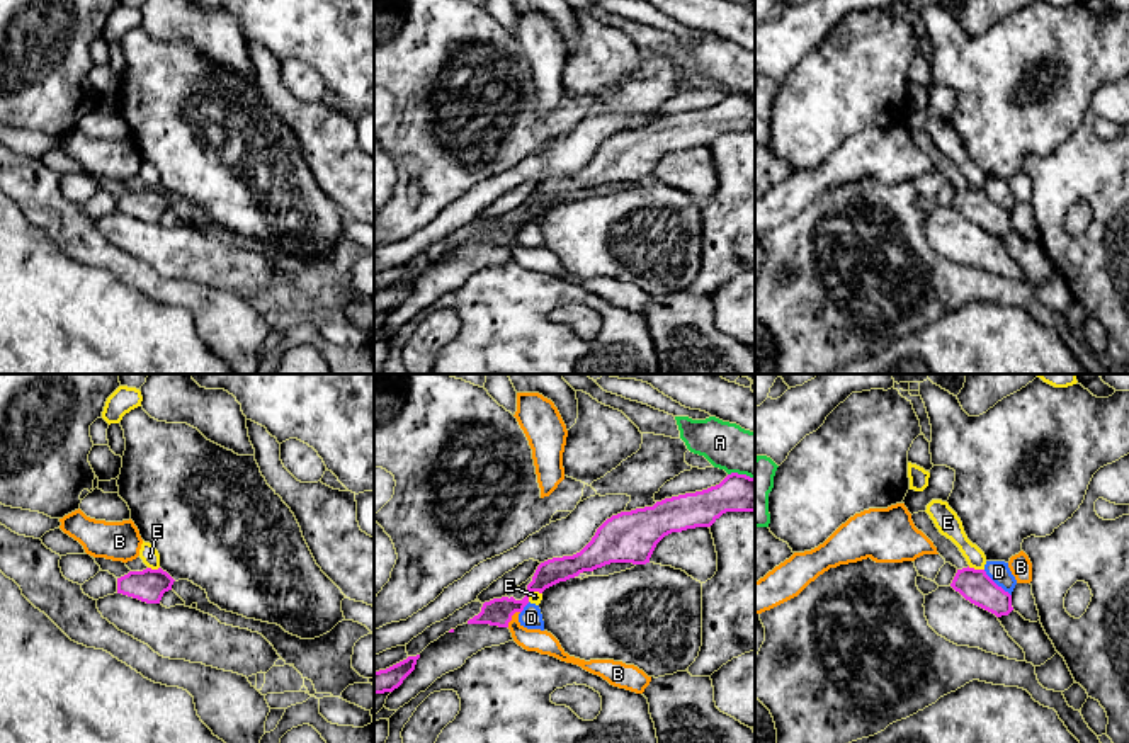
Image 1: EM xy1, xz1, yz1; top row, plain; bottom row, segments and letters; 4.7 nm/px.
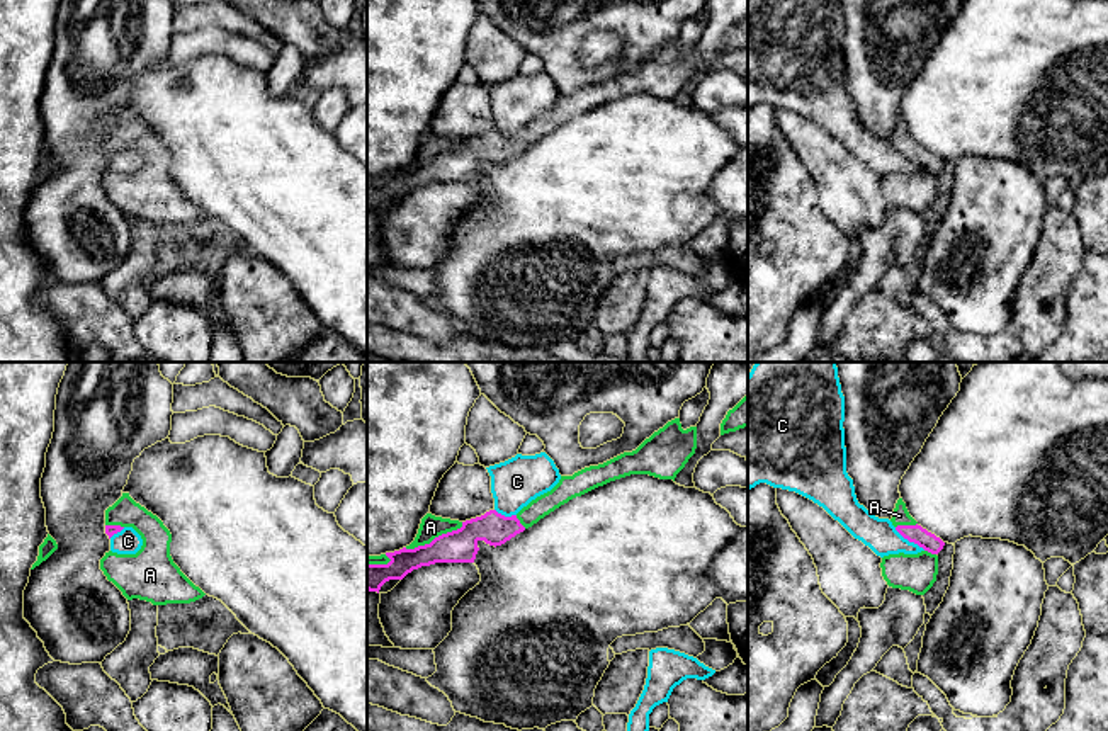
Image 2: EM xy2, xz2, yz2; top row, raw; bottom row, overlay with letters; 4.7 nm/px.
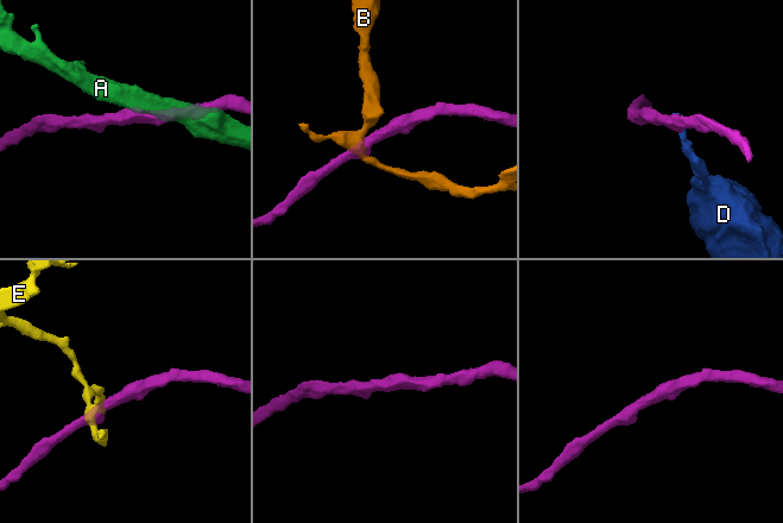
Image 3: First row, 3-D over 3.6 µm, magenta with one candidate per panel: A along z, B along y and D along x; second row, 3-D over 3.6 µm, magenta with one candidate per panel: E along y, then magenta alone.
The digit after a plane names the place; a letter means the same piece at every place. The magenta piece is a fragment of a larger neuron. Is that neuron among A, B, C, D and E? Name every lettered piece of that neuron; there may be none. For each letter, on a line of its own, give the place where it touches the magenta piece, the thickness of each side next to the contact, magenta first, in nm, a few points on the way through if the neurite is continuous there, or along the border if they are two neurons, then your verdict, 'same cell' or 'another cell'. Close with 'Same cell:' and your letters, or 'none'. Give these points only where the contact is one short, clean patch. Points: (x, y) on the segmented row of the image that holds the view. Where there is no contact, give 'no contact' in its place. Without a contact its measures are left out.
A: contact xz2 (435, 538); calibres 160 and 110 nm; same cell
B: contact xz1 (510, 618); calibres 130 and 110 nm; border xz1 (519, 611), (507, 626); another cell
C: contact yz2 (910, 541); calibres 90 and 160 nm; border yz2 (894, 527), (925, 549); another cell
D: contact yz1 (995, 584); calibres 160 and 100 nm; border yz1 (983, 570), (1010, 595); another cell
E: contact yz1 (976, 570); calibres 160 and 110 nm; border yz1 (968, 567), (983, 570); another cell
Same cell: A

